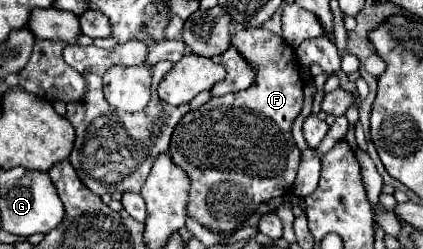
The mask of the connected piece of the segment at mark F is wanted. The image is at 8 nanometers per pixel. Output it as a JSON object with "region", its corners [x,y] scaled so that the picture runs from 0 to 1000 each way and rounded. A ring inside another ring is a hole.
{"region":[[[572,116],[548,141],[548,181],[591,245],[605,277],[600,333],[563,373],[501,390],[473,438],[444,446],[407,534],[402,631],[449,719],[449,783],[440,847],[478,912],[506,928],[553,928],[572,912],[600,855],[605,831],[643,791],[686,775],[700,687],[709,663],[709,598],[700,590],[686,518],[695,478],[709,462],[719,422],[719,333],[709,317],[709,261],[695,197],[652,133],[629,116]]]}

